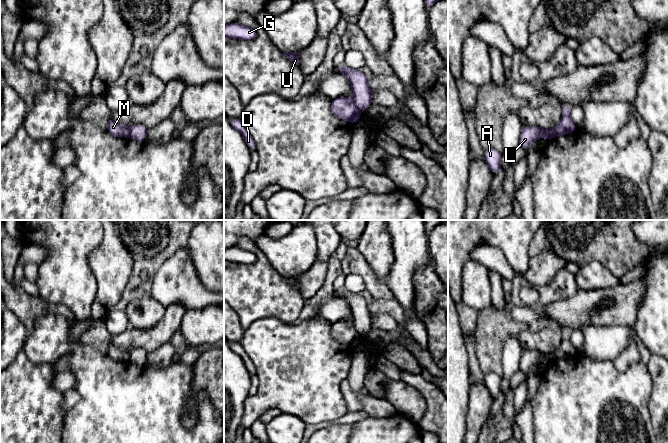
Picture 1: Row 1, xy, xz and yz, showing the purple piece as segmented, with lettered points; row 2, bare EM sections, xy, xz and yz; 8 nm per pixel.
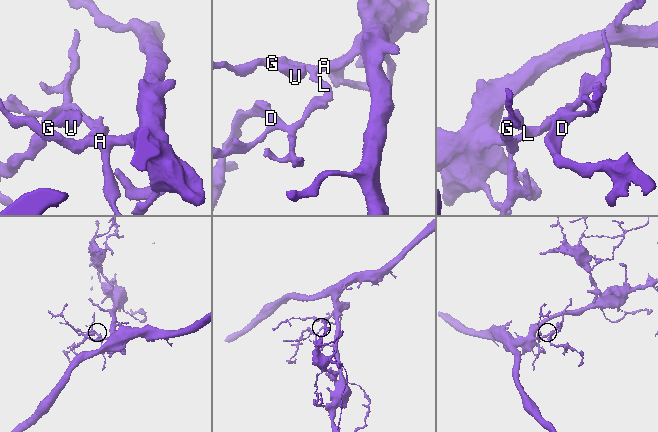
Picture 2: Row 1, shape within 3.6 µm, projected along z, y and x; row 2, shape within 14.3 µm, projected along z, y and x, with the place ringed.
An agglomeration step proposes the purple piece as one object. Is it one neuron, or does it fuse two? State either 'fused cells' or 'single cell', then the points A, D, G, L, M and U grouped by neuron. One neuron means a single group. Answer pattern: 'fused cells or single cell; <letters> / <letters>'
fused cells; A G L U / D M

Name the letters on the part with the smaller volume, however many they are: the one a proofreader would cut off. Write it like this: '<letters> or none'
D, M

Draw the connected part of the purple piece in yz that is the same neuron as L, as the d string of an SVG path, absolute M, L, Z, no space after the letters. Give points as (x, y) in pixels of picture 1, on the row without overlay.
M523 350L520 357L519 369L525 374L528 374L530 368L534 364L540 364L542 359L546 362L547 365L556 361L554 352L545 354L538 350Z

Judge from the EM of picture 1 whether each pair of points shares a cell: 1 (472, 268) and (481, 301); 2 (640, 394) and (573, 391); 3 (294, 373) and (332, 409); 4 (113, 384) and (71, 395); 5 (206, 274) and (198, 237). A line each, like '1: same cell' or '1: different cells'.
1: same cell
2: same cell
3: same cell
4: different cells
5: same cell

